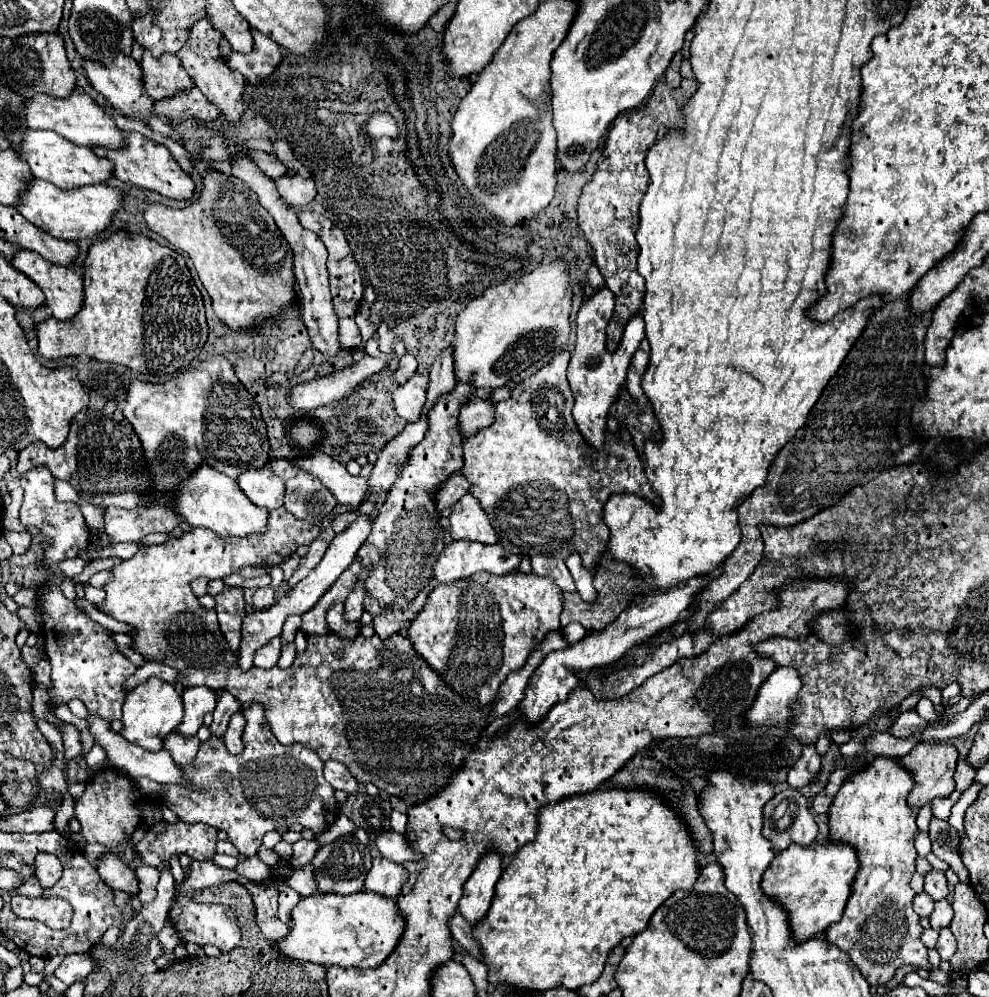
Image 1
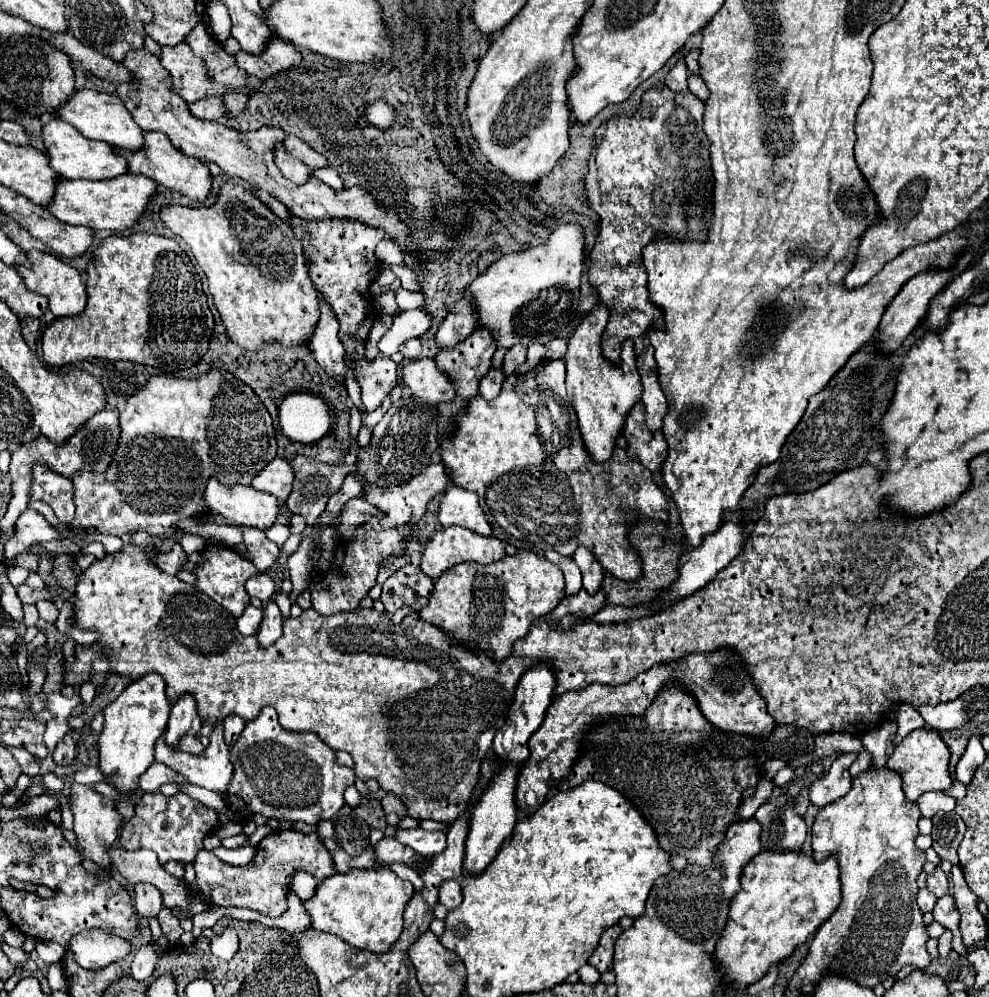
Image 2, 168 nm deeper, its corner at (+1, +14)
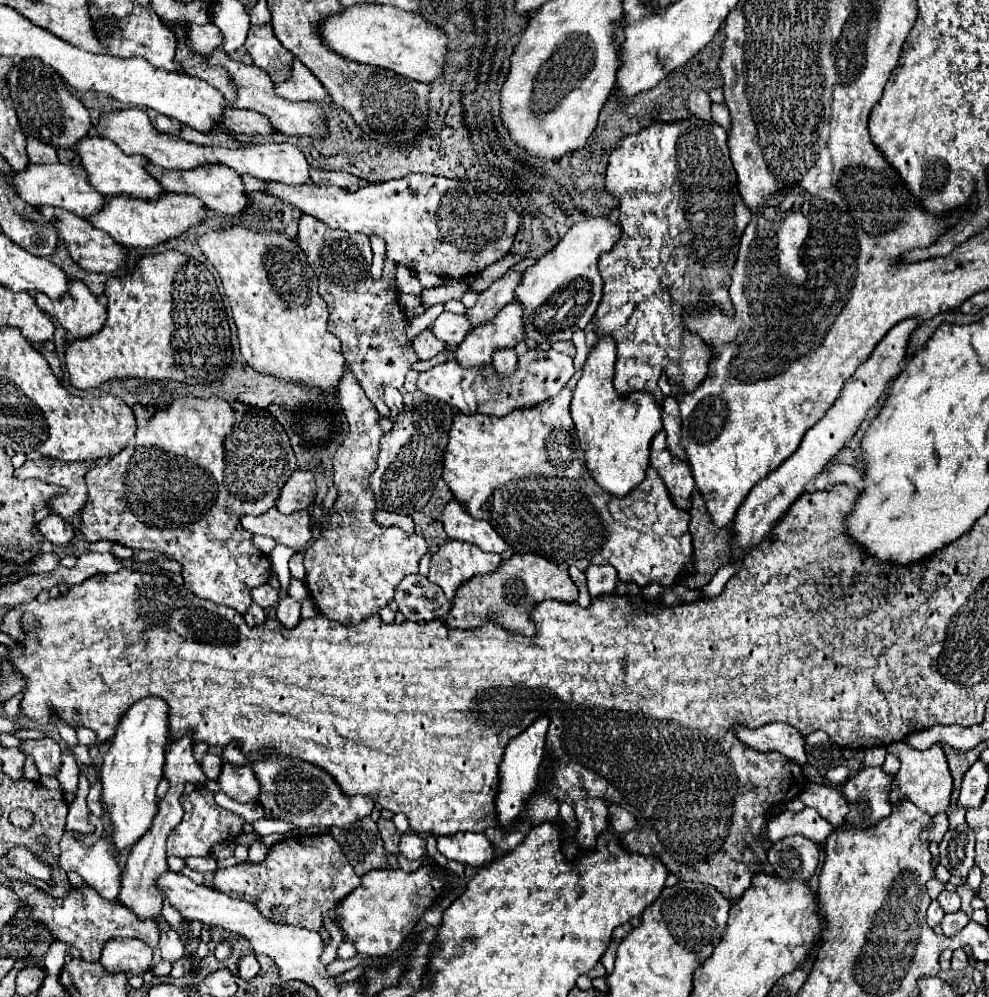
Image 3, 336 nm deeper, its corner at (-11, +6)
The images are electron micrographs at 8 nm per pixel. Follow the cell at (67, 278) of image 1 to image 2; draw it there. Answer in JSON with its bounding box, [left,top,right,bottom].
[17,250,87,318]

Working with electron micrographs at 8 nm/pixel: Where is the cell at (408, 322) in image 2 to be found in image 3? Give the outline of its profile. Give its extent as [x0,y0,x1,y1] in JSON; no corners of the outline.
[433,312,471,344]

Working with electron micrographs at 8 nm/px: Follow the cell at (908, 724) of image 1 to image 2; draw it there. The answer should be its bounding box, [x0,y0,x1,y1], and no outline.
[861,720,897,766]

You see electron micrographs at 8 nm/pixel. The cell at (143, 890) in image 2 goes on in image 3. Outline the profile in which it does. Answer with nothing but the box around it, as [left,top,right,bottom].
[159,922,183,962]

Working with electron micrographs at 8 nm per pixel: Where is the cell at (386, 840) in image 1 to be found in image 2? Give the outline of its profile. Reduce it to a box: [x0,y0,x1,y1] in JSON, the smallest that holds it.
[395,828,445,856]

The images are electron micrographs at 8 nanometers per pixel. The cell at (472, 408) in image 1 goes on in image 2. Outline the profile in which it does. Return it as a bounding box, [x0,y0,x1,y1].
[479,368,505,400]

